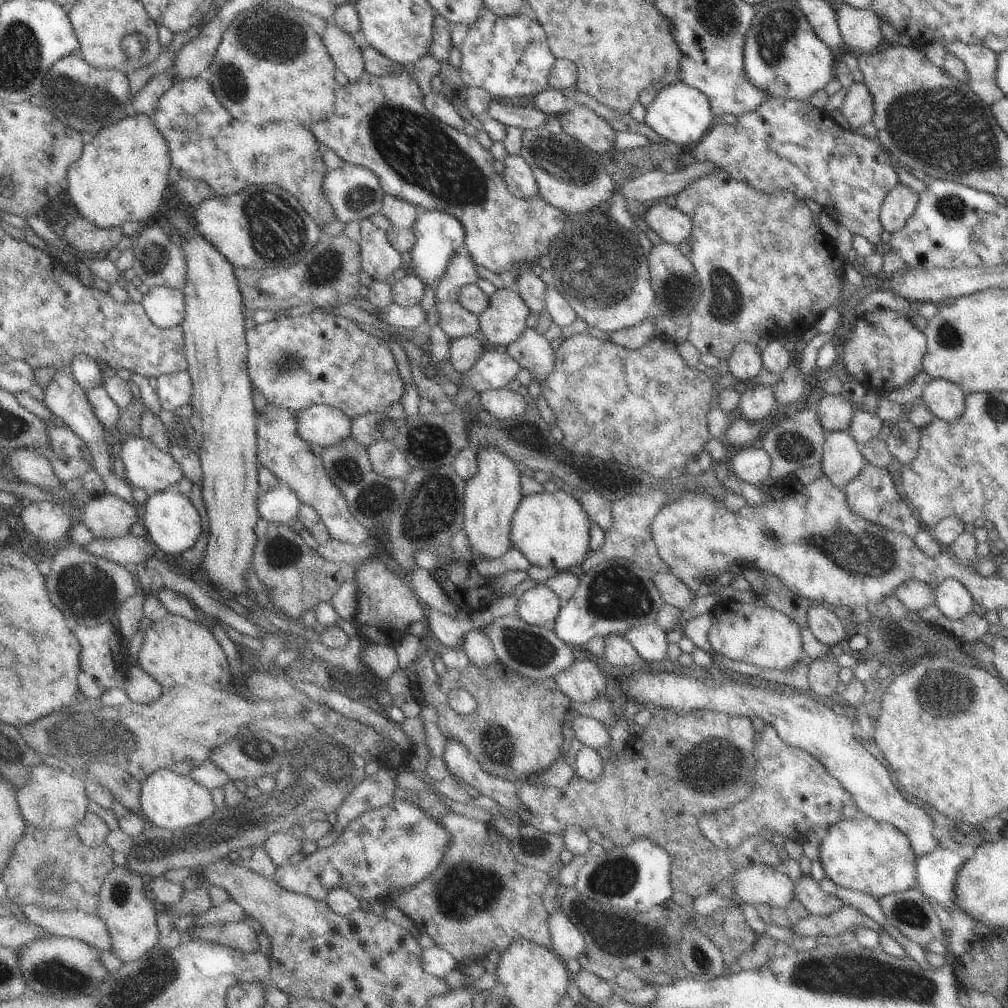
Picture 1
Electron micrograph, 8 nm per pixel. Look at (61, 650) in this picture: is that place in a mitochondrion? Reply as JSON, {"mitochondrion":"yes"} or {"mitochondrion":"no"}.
{"mitochondrion":"no"}

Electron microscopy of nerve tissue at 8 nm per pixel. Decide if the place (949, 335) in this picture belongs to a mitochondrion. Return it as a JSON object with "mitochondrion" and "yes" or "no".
{"mitochondrion":"yes"}

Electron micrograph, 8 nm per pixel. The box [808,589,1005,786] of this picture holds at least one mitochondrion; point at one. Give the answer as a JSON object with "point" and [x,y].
{"point":[949,692]}

